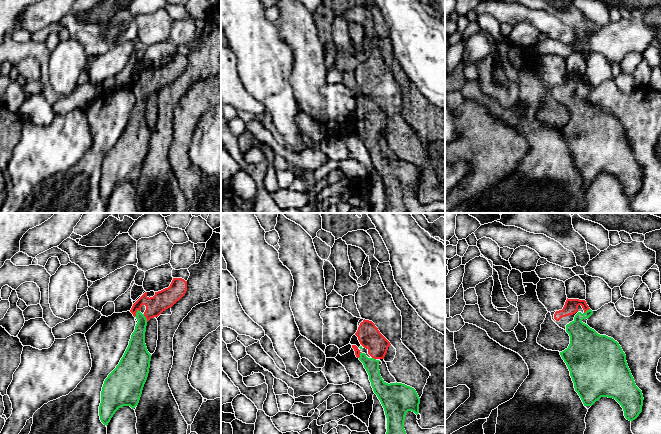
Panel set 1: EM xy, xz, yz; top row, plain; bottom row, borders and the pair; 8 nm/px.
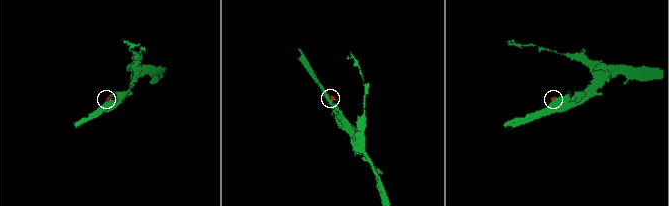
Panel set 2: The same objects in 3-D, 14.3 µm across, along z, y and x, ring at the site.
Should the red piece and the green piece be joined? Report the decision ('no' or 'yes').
yes

